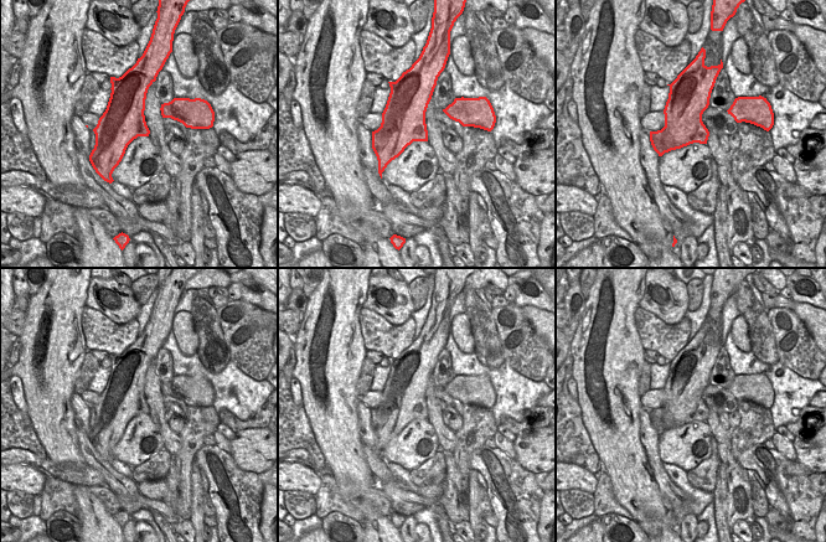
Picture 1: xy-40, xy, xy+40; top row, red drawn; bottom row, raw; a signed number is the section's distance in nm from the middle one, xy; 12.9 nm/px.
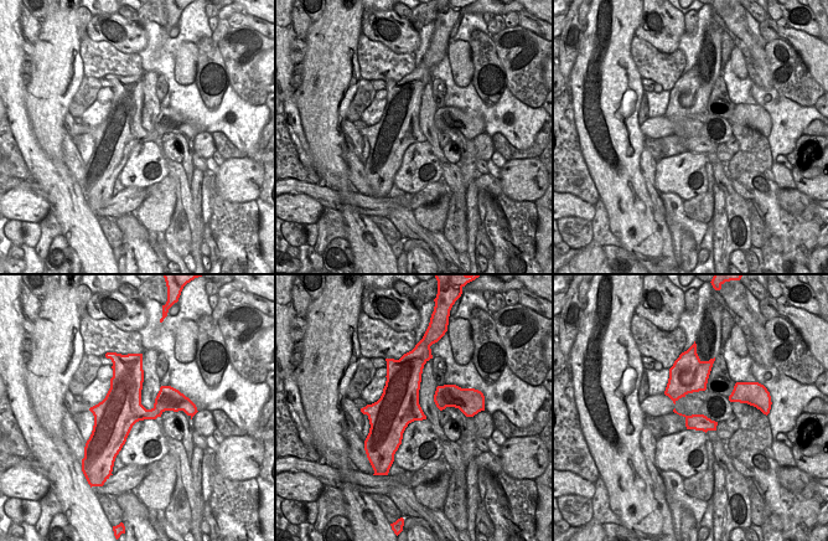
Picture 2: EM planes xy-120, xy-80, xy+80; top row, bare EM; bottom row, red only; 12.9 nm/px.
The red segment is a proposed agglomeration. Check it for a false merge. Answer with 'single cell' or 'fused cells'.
single cell

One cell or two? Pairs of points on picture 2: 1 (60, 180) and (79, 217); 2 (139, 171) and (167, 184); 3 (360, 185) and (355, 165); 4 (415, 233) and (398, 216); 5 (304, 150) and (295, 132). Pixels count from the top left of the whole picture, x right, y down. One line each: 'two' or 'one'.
1: one
2: two
3: one
4: one
5: one

